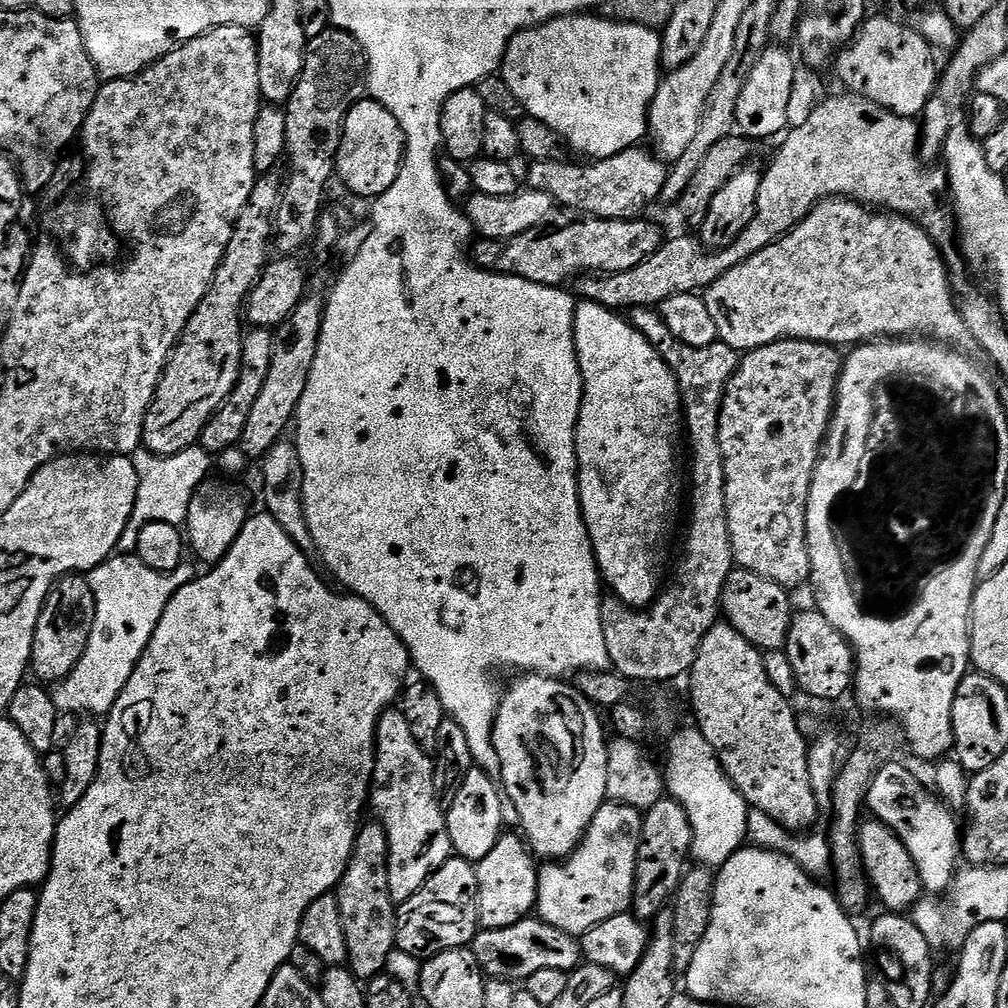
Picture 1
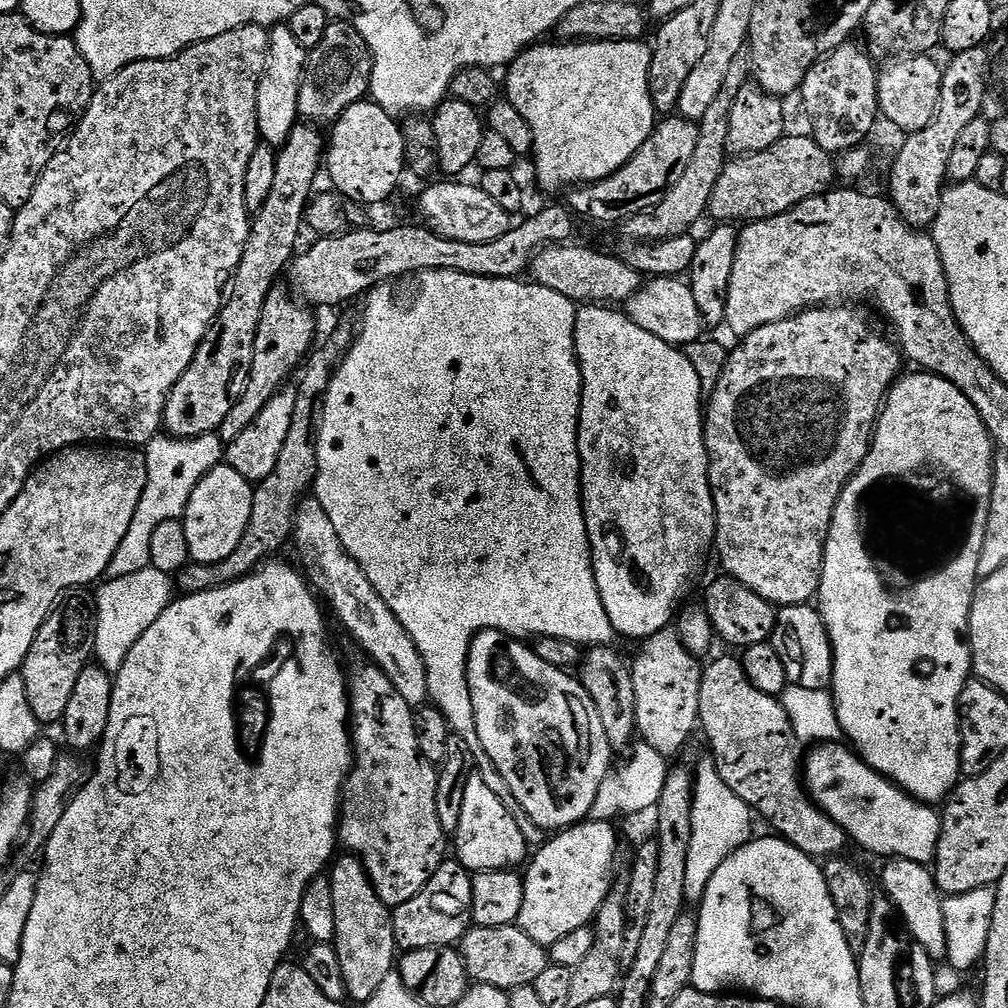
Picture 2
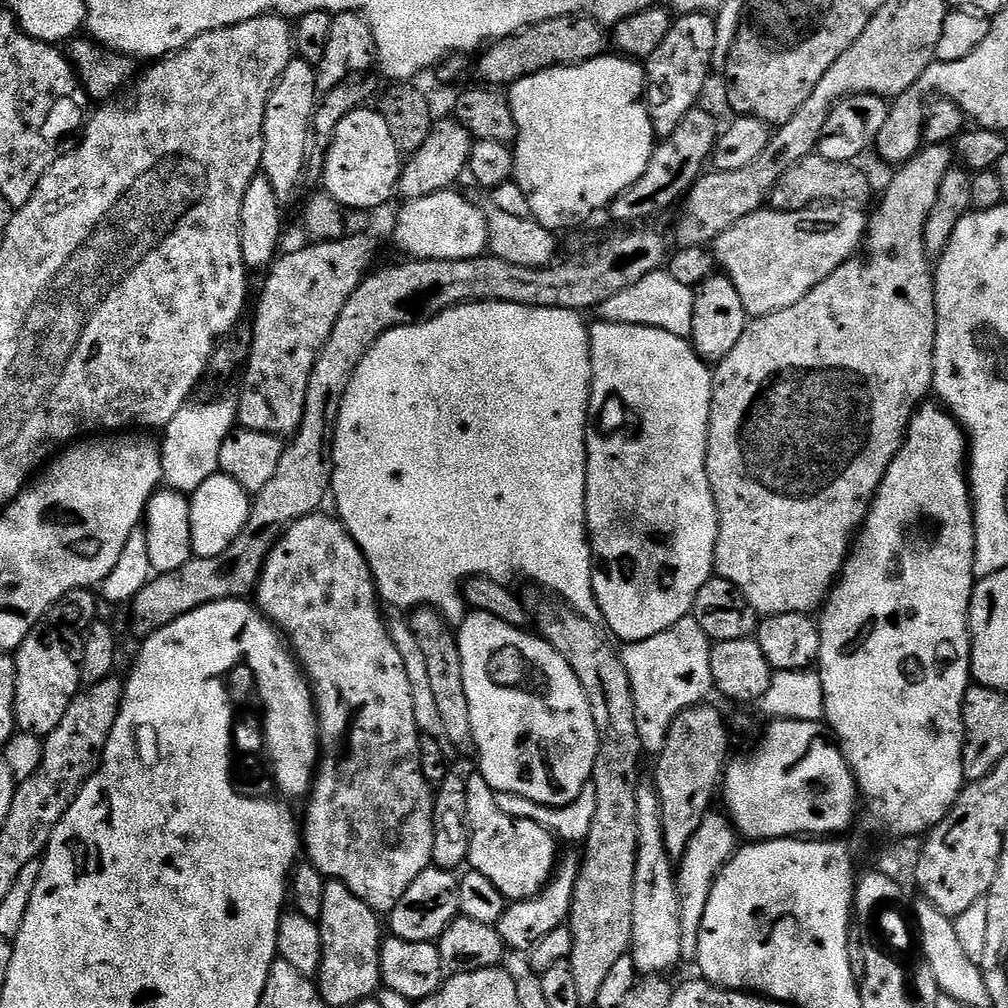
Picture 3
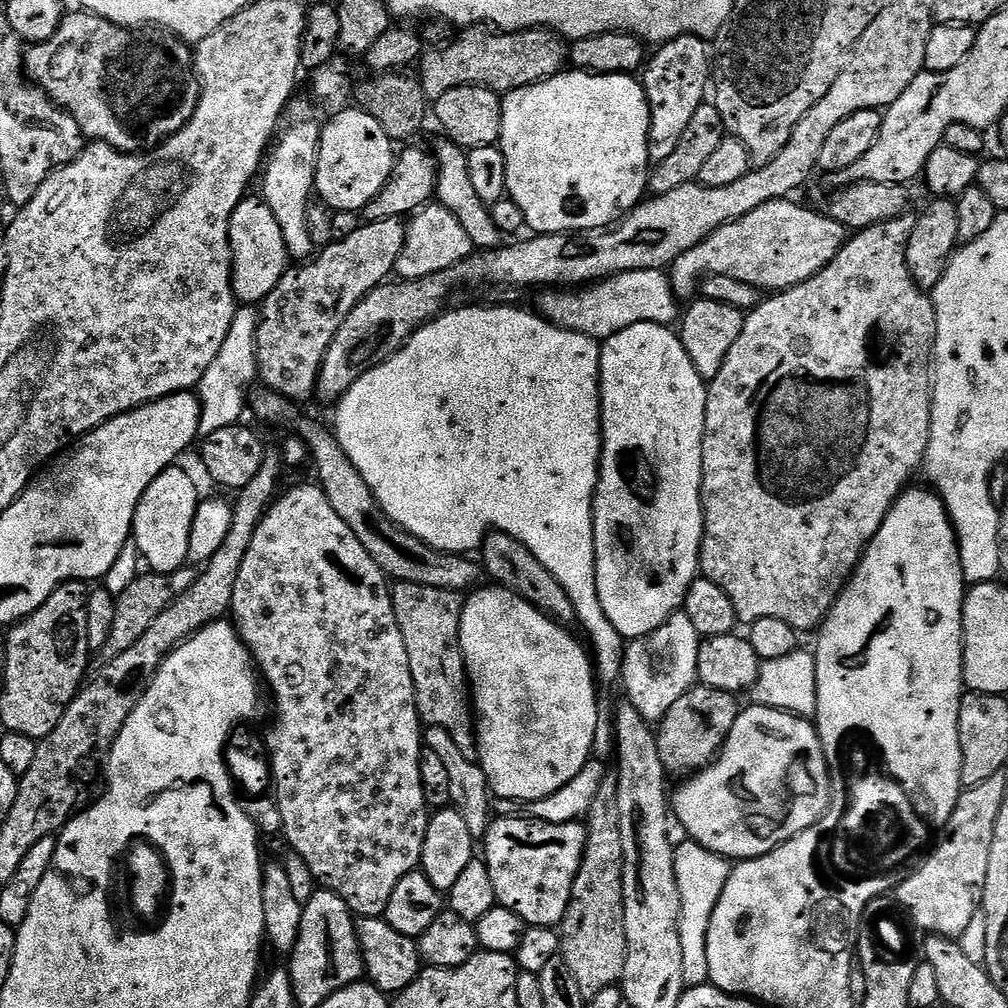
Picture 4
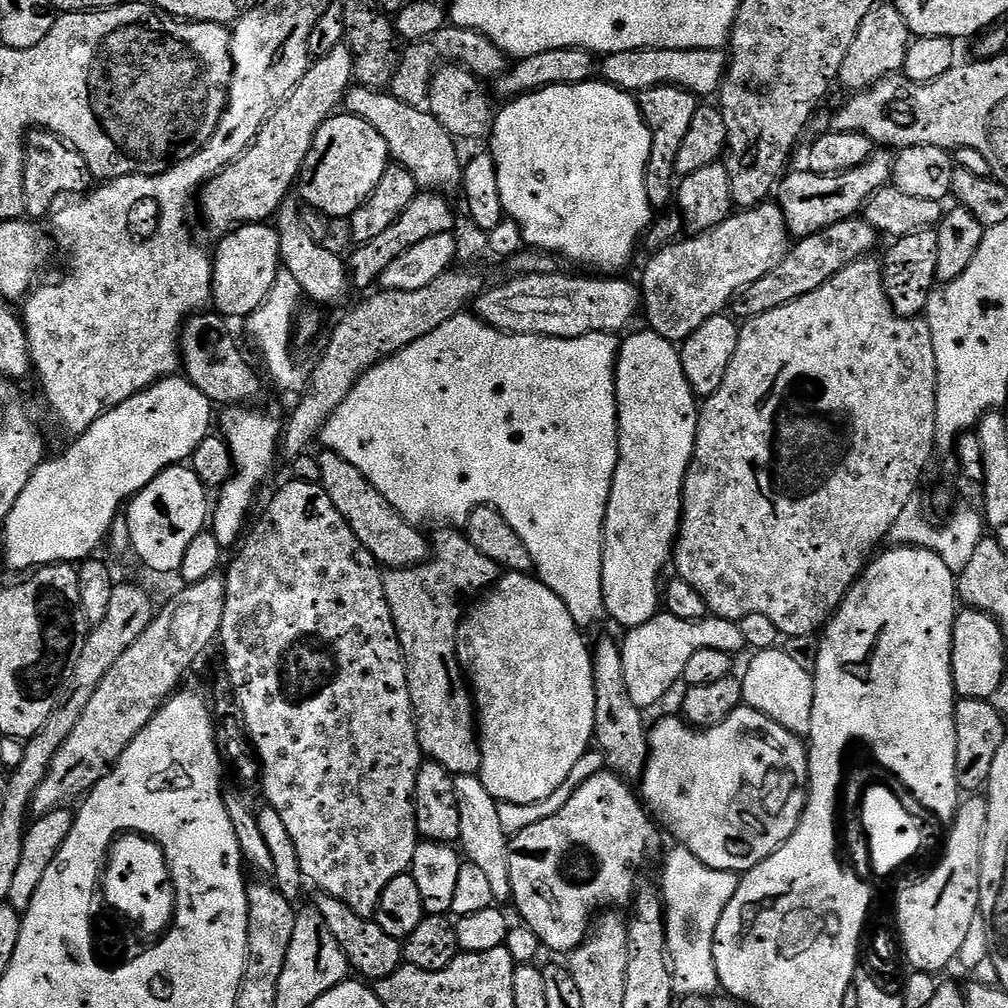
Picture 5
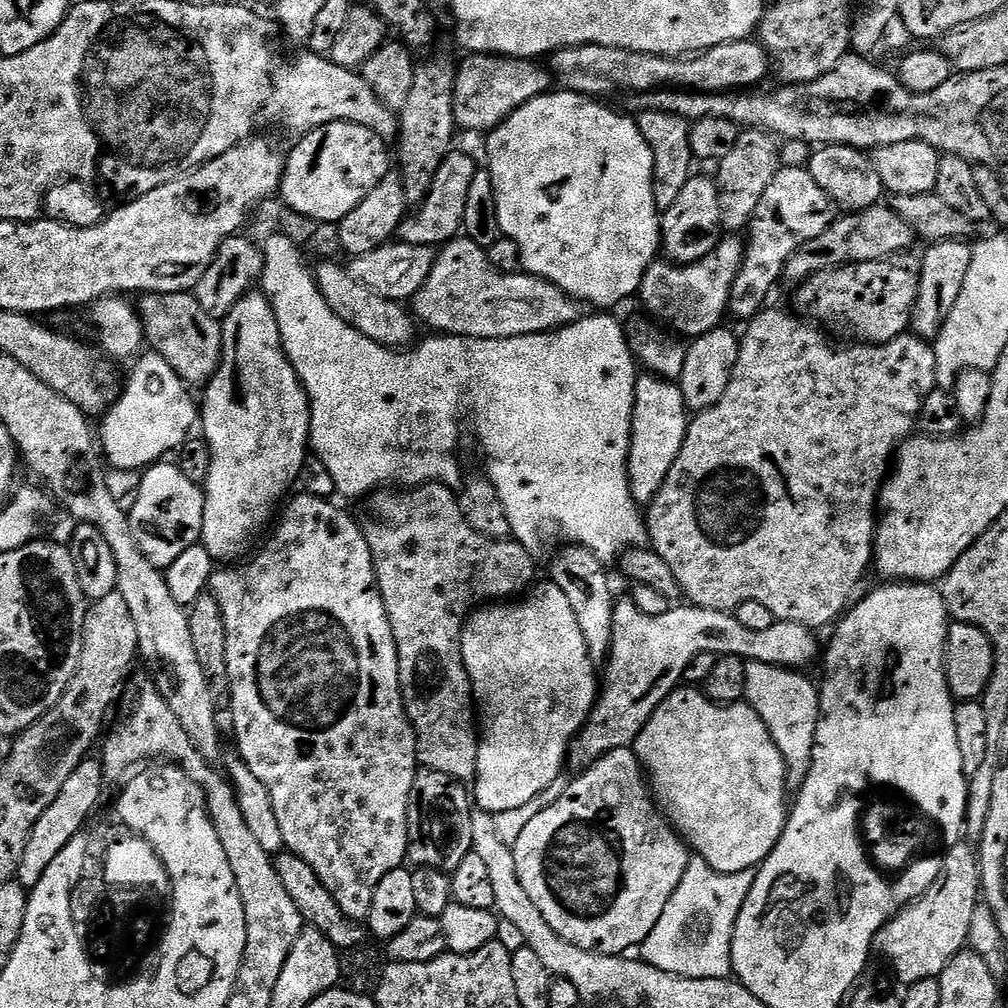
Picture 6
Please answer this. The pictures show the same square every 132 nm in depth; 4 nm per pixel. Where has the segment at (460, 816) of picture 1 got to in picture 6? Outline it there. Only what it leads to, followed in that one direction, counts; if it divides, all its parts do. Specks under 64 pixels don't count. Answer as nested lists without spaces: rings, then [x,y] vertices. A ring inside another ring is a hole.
[[[631,747],[610,750],[599,760],[592,761],[577,776],[580,777],[572,785],[568,784],[563,789],[558,802],[535,815],[527,823],[516,844],[511,847],[514,862],[518,866],[518,878],[522,882],[522,890],[526,890],[526,894],[530,894],[534,906],[538,906],[542,918],[546,918],[546,922],[550,922],[550,930],[554,930],[554,934],[566,938],[566,942],[570,942],[582,950],[597,952],[599,956],[622,956],[631,953],[631,948],[639,949],[650,934],[650,930],[654,930],[658,918],[662,918],[662,910],[666,910],[666,902],[670,902],[670,894],[674,894],[674,890],[678,890],[678,882],[682,882],[682,874],[686,874],[690,849],[680,839],[676,829],[664,819],[660,809],[656,807],[653,797],[650,795],[649,785],[646,783],[646,773],[640,767],[640,760]]]

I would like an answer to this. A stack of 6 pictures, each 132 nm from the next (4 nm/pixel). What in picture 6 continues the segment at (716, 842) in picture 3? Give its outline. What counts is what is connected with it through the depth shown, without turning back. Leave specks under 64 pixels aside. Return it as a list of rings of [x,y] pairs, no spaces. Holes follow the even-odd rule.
[[[693,855],[686,874],[682,874],[682,882],[678,882],[678,890],[670,894],[670,902],[666,902],[666,910],[662,910],[662,918],[658,918],[654,930],[650,930],[644,940],[644,963],[682,978],[729,979],[733,975],[734,926],[755,877],[751,868],[741,872],[715,872],[701,856]]]

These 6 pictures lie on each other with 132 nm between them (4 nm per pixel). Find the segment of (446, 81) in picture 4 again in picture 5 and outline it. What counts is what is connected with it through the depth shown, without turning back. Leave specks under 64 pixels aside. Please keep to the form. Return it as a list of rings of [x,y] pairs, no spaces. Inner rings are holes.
[[[446,26],[439,32],[438,40],[444,43],[441,48],[436,42],[412,42],[405,47],[408,49],[404,48],[399,53],[399,64],[390,83],[390,91],[394,98],[415,108],[424,108],[428,102],[428,87],[432,81],[432,74],[441,61],[462,64],[481,78],[495,78],[509,67],[510,60],[506,53],[490,38],[474,31],[473,28]]]

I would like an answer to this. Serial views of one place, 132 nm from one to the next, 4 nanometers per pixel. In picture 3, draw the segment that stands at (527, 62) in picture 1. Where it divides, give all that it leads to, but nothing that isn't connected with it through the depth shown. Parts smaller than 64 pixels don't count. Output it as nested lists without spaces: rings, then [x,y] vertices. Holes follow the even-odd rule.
[[[605,54],[596,60],[588,60],[584,64],[575,64],[569,68],[547,68],[538,74],[523,76],[521,80],[517,80],[507,89],[506,95],[516,123],[516,142],[514,145],[516,175],[514,179],[518,186],[522,186],[522,190],[530,202],[532,219],[537,220],[542,226],[561,230],[560,228],[572,228],[575,224],[582,223],[583,220],[590,219],[595,212],[600,212],[603,208],[605,211],[611,205],[612,199],[618,194],[622,194],[622,190],[634,186],[634,182],[638,182],[638,178],[642,178],[642,174],[646,174],[646,166],[652,157],[654,137],[646,103],[646,72],[637,61],[629,60],[619,54]]]

